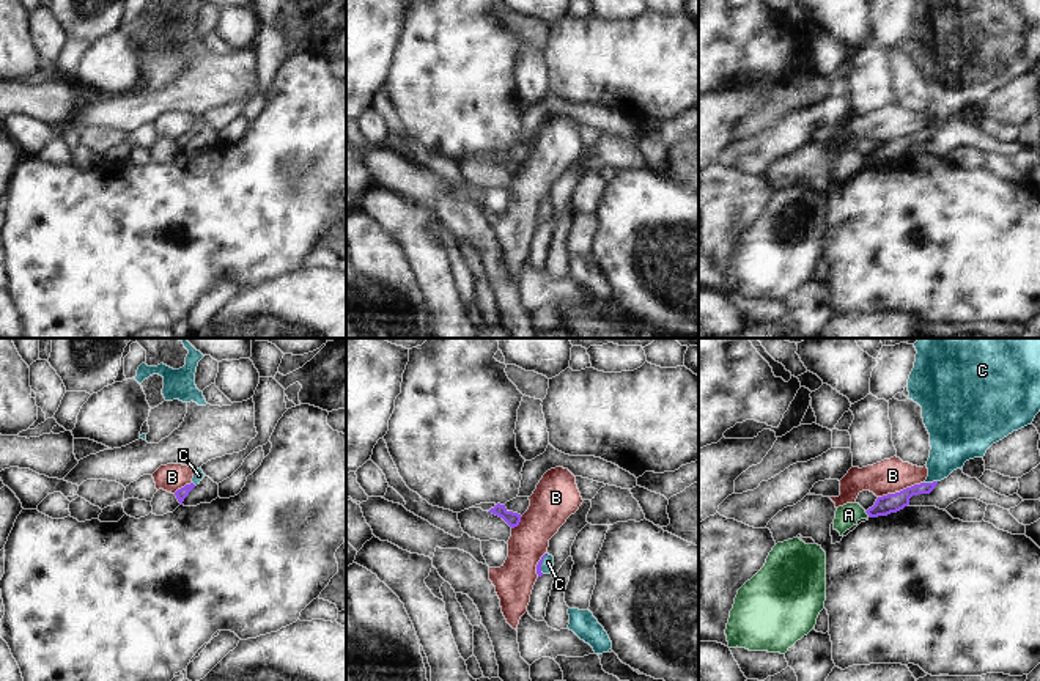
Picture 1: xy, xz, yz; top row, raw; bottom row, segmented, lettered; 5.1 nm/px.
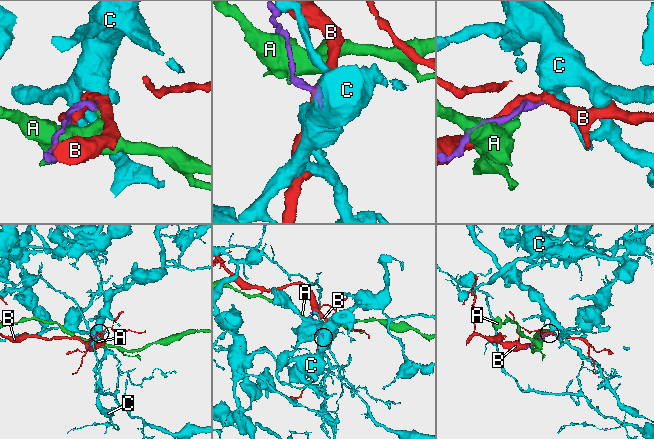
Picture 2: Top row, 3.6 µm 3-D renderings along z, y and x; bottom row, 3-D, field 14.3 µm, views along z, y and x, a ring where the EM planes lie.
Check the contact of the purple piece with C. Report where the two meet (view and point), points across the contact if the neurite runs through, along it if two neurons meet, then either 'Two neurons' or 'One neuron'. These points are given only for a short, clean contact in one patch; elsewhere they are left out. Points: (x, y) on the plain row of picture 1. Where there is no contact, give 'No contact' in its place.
Touches purple at yz (930, 131). Path across: yz (888, 151), (930, 131), (954, 88). One neuron.

